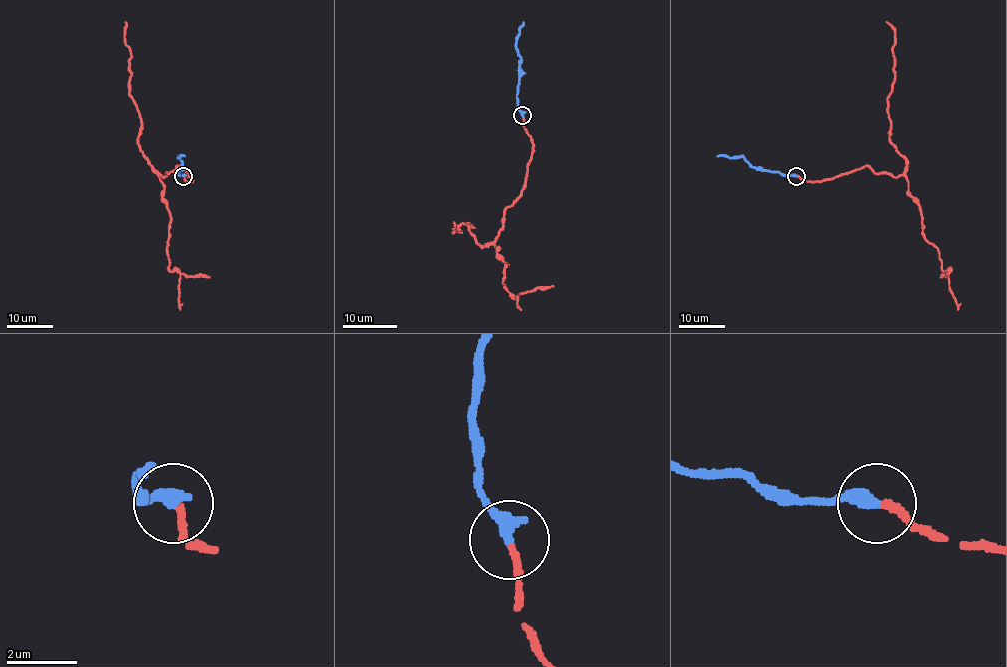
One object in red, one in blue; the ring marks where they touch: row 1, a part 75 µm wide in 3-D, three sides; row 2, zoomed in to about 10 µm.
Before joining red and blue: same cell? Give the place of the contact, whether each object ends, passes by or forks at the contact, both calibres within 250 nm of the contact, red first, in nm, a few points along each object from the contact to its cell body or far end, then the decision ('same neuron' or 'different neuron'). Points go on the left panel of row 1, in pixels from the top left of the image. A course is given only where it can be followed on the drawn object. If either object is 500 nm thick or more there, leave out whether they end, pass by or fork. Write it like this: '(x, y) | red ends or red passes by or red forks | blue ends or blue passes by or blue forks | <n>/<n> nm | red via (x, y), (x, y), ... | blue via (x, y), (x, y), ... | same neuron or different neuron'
(183, 176) | red ends | blue ends | 200/440 nm | red via (183, 176), (191, 182), (178, 166), (163, 177), (140, 149), (141, 119), (129, 93), (131, 52), (125, 21) | blue via (183, 176), (178, 172), (182, 160), (178, 156), (184, 156) | same neuron

